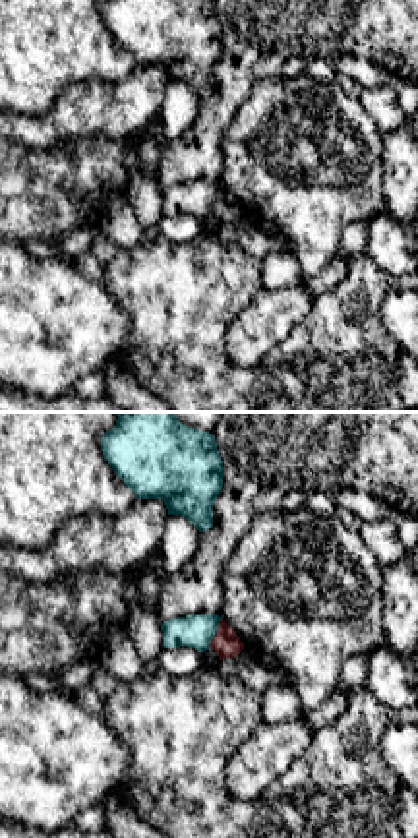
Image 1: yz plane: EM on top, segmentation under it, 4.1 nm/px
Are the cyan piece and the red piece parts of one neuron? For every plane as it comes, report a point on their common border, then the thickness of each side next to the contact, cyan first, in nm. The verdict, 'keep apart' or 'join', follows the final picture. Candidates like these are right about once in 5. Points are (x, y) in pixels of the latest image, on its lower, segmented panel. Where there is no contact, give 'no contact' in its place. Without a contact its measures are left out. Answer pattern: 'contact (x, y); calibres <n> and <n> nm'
contact (215, 631); calibres 140 and 110 nm

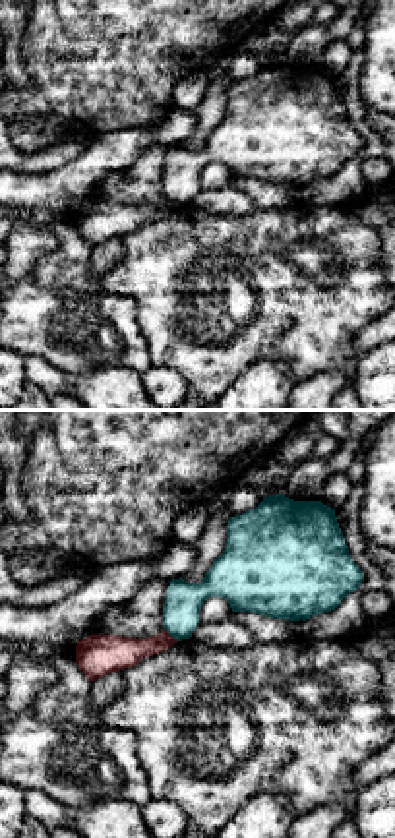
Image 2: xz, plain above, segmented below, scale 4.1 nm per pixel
contact (173, 635); calibres 160 and 140 nm

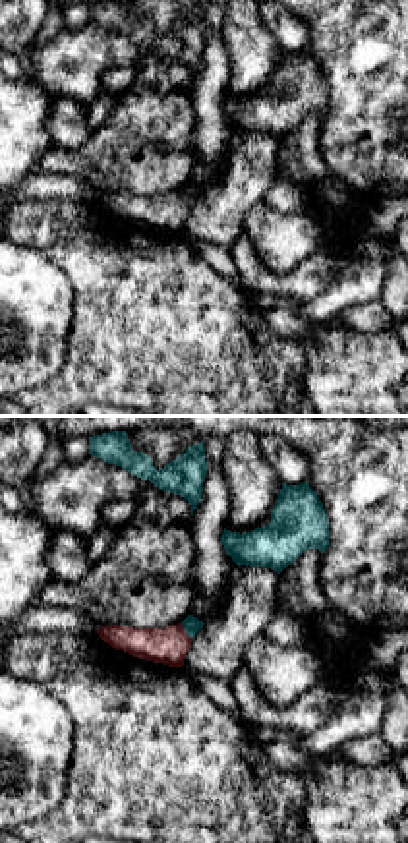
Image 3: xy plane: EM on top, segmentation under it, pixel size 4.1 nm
contact (184, 629); calibres 80 and 150 nm

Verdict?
keep apart

